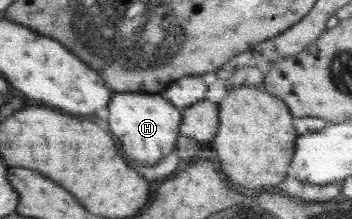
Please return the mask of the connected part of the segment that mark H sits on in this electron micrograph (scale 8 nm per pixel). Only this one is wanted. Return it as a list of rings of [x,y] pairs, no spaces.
[[[115,94],[109,102],[109,126],[111,132],[121,140],[123,150],[143,166],[154,166],[167,154],[176,150],[179,125],[183,111],[173,106],[160,94]]]

